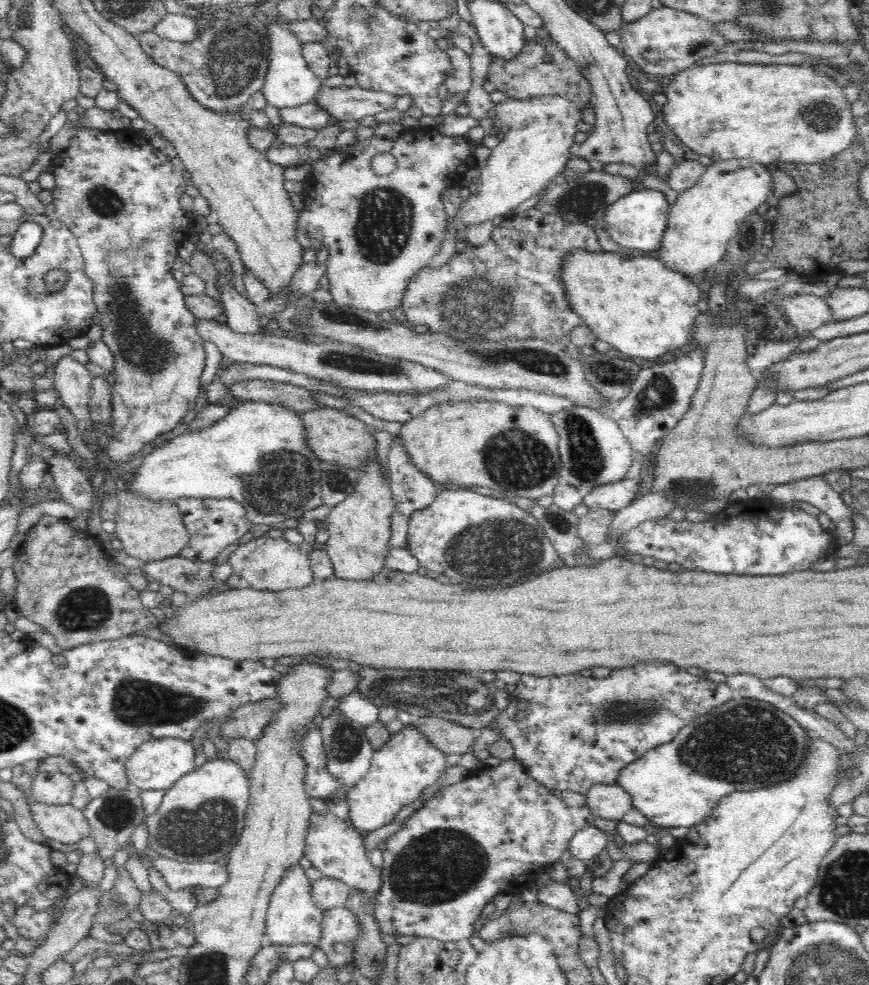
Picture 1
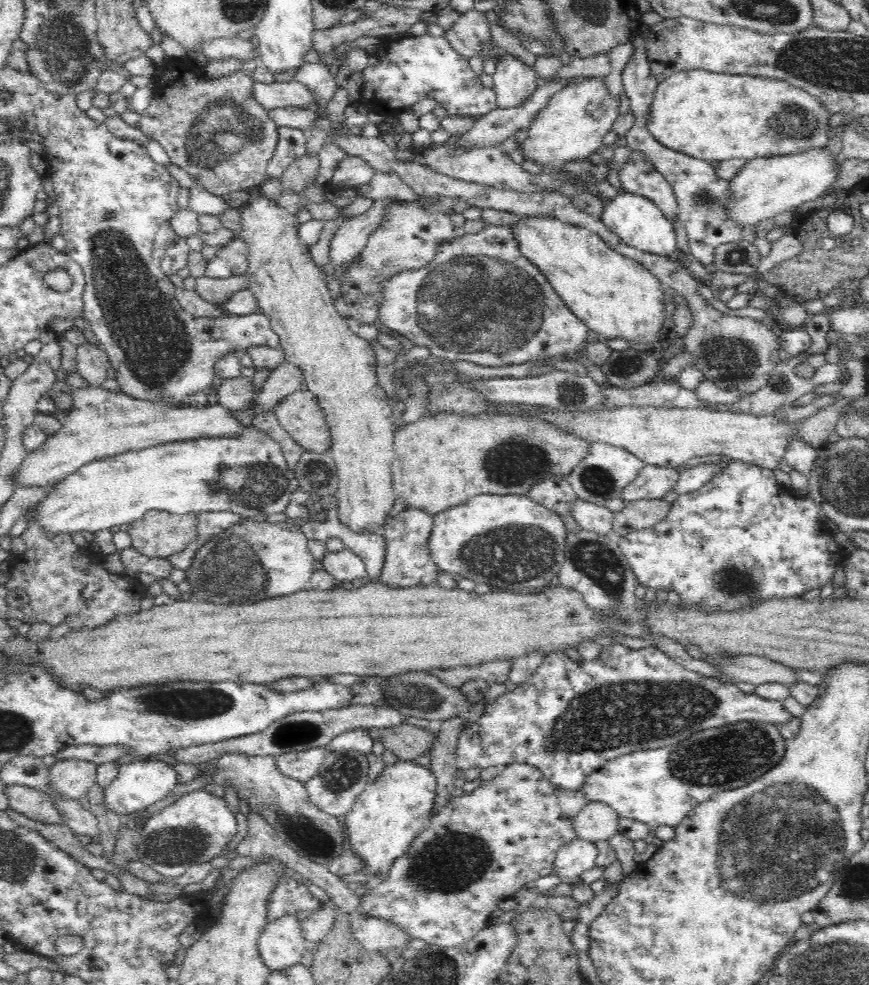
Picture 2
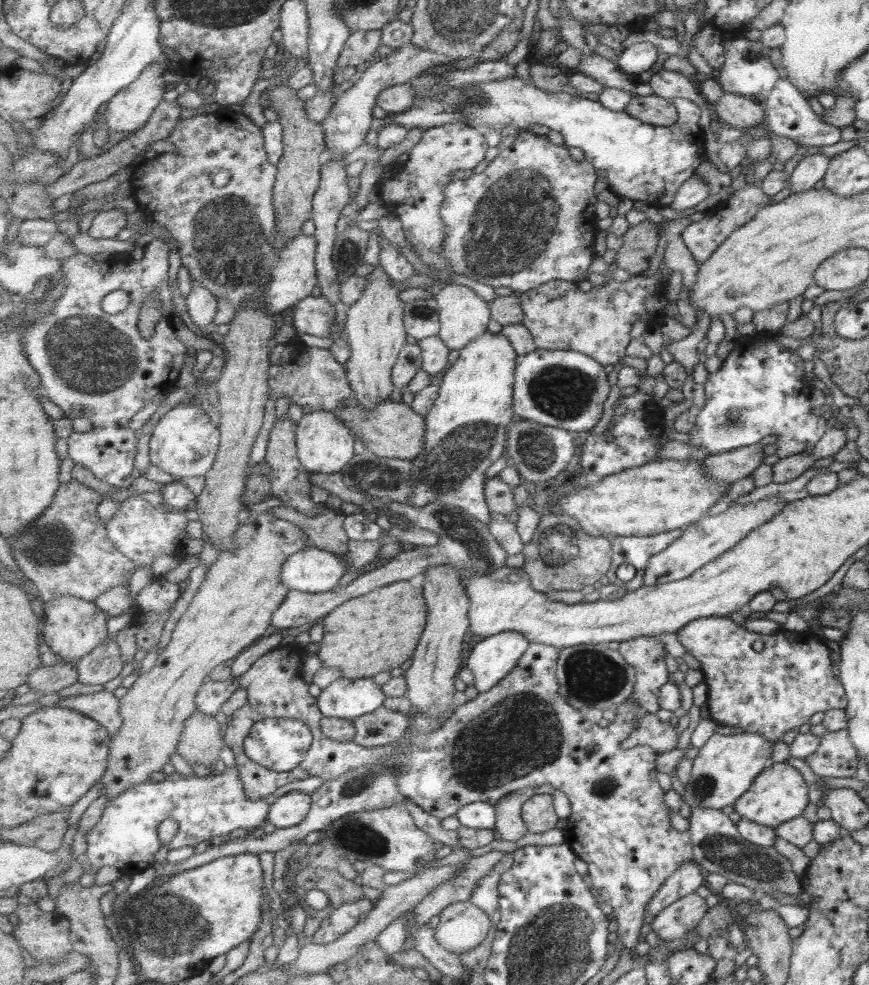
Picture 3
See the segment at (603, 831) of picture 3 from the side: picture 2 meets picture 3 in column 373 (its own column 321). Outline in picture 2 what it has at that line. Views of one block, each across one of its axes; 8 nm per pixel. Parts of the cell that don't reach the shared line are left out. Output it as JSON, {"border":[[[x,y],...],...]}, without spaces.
{"border":[[[327,748],[302,750],[280,754],[275,757],[275,762],[282,774],[305,783],[318,772],[328,753]]]}

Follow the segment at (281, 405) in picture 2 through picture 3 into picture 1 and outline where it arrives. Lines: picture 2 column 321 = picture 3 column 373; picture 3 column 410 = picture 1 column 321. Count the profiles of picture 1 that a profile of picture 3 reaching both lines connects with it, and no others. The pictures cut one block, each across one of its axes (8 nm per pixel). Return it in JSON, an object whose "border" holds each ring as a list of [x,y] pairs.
{"border":[[[320,405],[297,415],[303,426],[305,445],[322,461],[340,463],[358,470],[368,454],[372,454],[372,450],[378,450],[376,439],[364,422],[348,412]]]}

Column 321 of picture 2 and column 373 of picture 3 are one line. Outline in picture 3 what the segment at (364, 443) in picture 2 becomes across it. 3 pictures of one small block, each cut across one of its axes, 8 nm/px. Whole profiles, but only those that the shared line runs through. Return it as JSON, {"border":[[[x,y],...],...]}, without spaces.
{"border":[[[377,265],[367,280],[367,290],[361,300],[350,305],[345,312],[345,334],[352,351],[346,370],[354,400],[359,401],[359,405],[365,409],[375,409],[383,401],[389,400],[391,392],[396,388],[392,370],[407,345],[409,334],[405,327],[402,291],[396,288],[390,274]]]}

